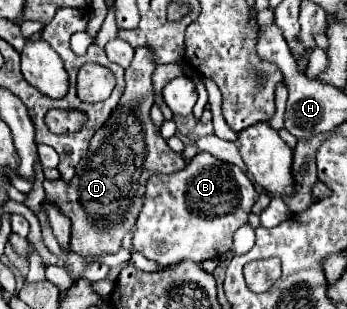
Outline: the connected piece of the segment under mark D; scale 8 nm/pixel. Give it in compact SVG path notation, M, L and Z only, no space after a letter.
M148 47L136 49L134 61L124 75L126 89L106 125L94 133L86 157L76 165L72 181L44 181L46 199L70 217L70 249L66 251L82 257L116 253L124 233L132 229L138 219L146 181L156 173L176 173L186 165L186 161L166 145L150 119L150 107L154 103L154 69L152 51Z

